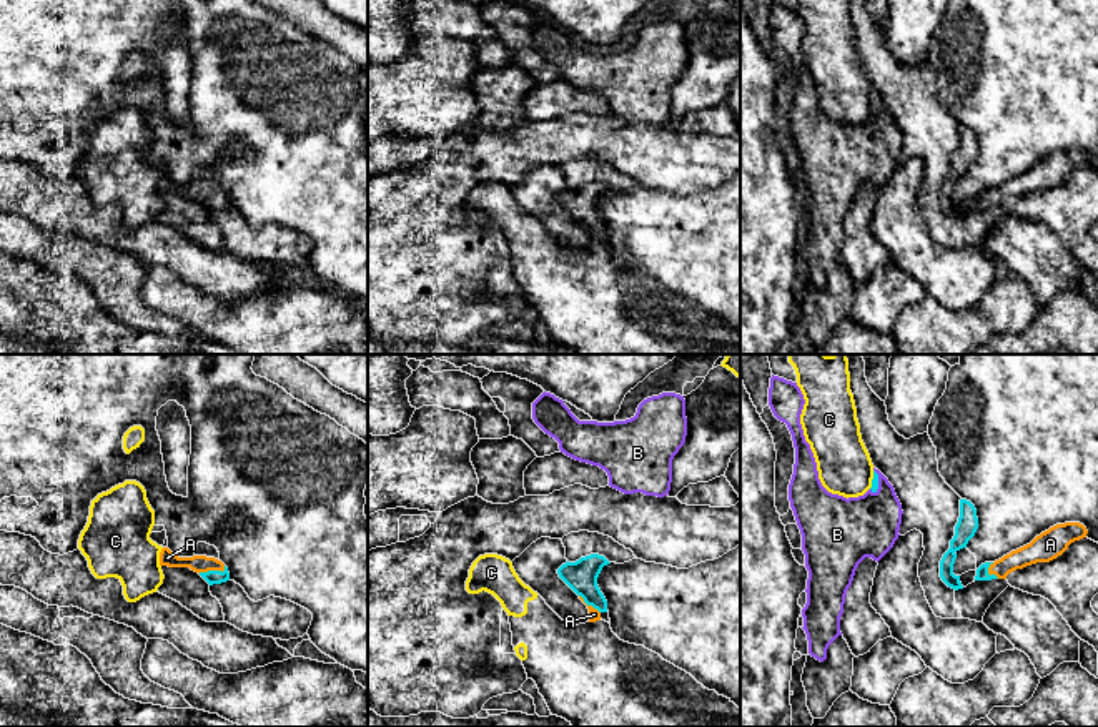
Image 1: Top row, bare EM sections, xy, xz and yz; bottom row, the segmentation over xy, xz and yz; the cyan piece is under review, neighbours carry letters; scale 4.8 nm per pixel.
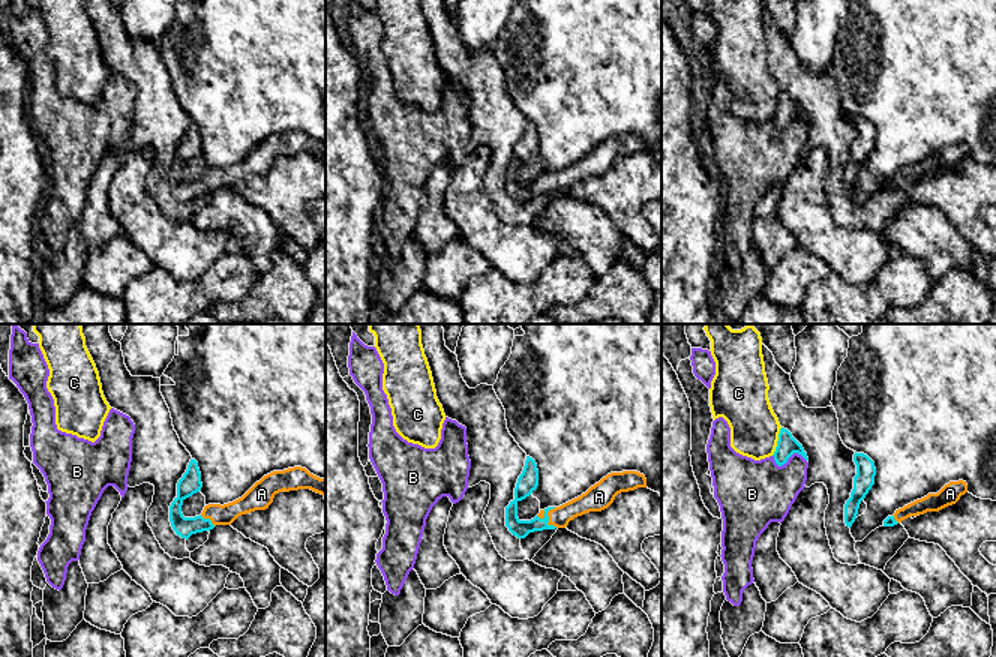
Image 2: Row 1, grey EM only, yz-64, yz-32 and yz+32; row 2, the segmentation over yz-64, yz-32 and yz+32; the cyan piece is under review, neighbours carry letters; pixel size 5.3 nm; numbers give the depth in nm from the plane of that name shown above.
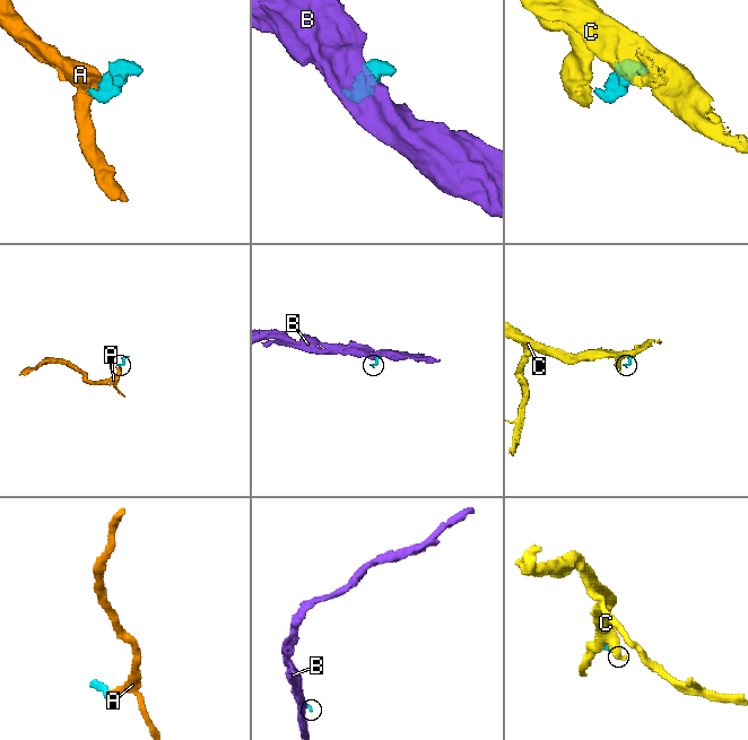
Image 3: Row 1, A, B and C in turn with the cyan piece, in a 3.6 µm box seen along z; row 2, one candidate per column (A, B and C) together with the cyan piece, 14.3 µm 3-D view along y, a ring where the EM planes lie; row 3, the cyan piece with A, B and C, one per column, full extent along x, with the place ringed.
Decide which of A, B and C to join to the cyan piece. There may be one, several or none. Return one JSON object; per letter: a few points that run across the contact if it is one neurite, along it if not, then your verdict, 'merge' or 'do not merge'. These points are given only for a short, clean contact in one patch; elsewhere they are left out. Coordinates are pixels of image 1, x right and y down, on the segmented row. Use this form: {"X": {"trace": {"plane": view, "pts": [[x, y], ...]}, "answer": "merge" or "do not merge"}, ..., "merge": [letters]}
{"A": {"trace": {"plane": "xy", "pts": [[212, 578], [212, 571], [197, 563], [167, 558]]}, "answer": "merge"}, "B": {"trace": {"plane": "yz", "pts": [[874, 469], [877, 488], [872, 493]]}, "answer": "do not merge"}, "C": {"trace": {"plane": "yz", "pts": [[874, 471], [869, 488]]}, "answer": "do not merge"}, "merge": ["A"]}

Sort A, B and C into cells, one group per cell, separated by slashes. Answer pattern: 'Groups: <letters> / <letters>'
Groups: A / B / C

